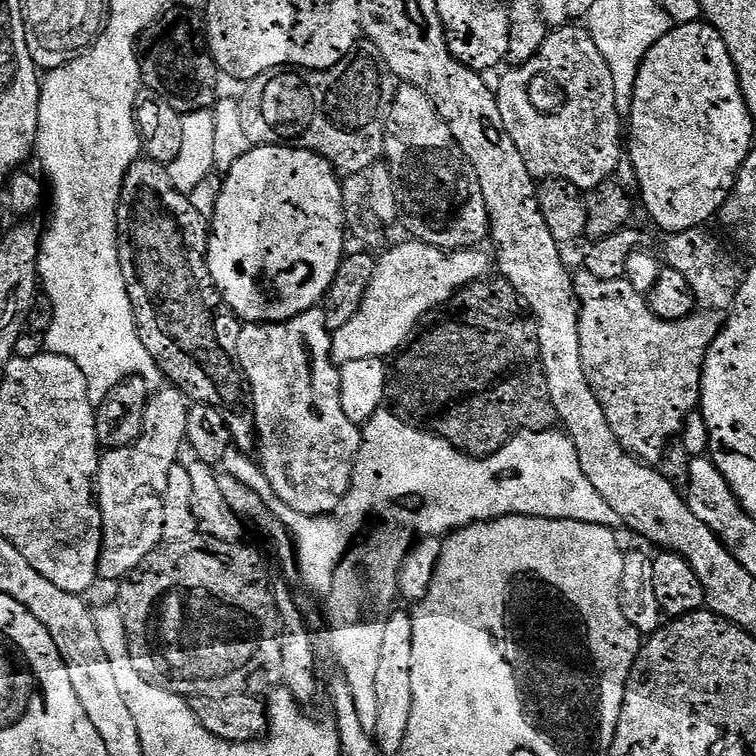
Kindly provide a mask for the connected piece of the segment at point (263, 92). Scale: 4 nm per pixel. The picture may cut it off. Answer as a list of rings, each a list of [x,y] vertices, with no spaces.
[[[360,42],[357,43],[351,52],[347,52],[339,62],[329,68],[293,68],[291,66],[271,68],[262,74],[258,74],[258,78],[247,81],[247,83],[243,85],[244,93],[238,96],[240,113],[242,114],[242,126],[246,130],[246,138],[248,139],[249,145],[283,144],[293,148],[304,148],[308,152],[317,152],[322,158],[329,160],[337,173],[343,174],[344,176],[349,176],[355,172],[367,172],[373,164],[377,163],[377,161],[383,157],[384,139],[388,133],[388,115],[390,114],[390,106],[396,97],[397,87],[397,78],[390,70],[386,58],[382,58],[378,46],[367,42]]]

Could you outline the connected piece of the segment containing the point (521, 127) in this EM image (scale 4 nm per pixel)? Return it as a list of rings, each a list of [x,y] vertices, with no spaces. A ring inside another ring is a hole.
[[[565,26],[549,31],[546,42],[542,42],[538,54],[534,54],[534,58],[530,58],[522,65],[509,67],[509,72],[501,78],[500,85],[495,85],[494,91],[496,101],[498,102],[498,110],[502,110],[502,122],[510,134],[510,138],[514,138],[514,146],[518,146],[518,154],[522,154],[522,162],[526,162],[526,170],[530,170],[533,178],[565,180],[582,190],[591,190],[598,187],[602,182],[613,179],[617,175],[616,167],[619,166],[620,159],[623,156],[625,159],[626,156],[626,128],[625,125],[624,128],[620,125],[622,114],[616,105],[614,74],[610,74],[610,66],[606,62],[606,58],[602,58],[602,50],[598,50],[598,46],[594,42],[591,34],[588,33],[587,27],[572,27]]]

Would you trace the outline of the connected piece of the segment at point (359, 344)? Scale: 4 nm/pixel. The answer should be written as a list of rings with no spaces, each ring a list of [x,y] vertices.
[[[408,240],[379,253],[370,290],[366,290],[358,314],[332,333],[332,361],[336,365],[358,362],[358,358],[391,357],[409,343],[425,316],[435,312],[461,288],[489,275],[490,256],[480,252],[484,250],[448,251],[420,240]]]

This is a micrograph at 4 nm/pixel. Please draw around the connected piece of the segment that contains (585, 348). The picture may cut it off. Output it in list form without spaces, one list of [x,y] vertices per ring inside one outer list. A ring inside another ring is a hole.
[[[707,227],[691,228],[667,237],[672,251],[671,267],[686,274],[690,290],[694,290],[696,308],[685,320],[660,320],[653,314],[645,293],[634,290],[626,278],[599,280],[594,274],[580,270],[574,276],[574,291],[580,314],[580,353],[586,370],[588,384],[594,390],[614,438],[629,452],[645,464],[659,465],[664,448],[679,437],[686,418],[697,411],[700,402],[700,383],[704,377],[704,363],[708,351],[724,323],[736,305],[740,288],[744,285],[745,265],[736,261],[736,256]]]

